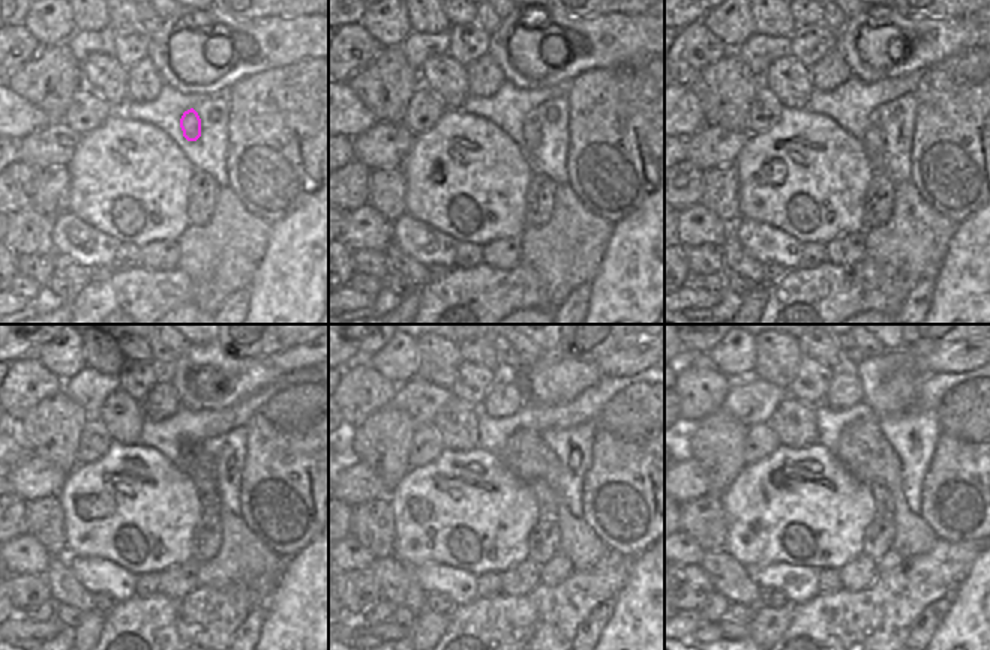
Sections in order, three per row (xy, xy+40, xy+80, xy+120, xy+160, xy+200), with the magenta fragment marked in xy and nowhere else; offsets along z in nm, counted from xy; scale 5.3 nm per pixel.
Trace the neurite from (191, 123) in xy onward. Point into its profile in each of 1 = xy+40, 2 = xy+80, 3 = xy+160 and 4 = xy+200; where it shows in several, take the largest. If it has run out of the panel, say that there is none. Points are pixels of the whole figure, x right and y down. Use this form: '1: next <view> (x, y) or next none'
1: next xy+40 (530, 126)
2: next xy+80 (873, 140)
3: next xy+160 (546, 499)
4: next xy+200 (882, 499)

